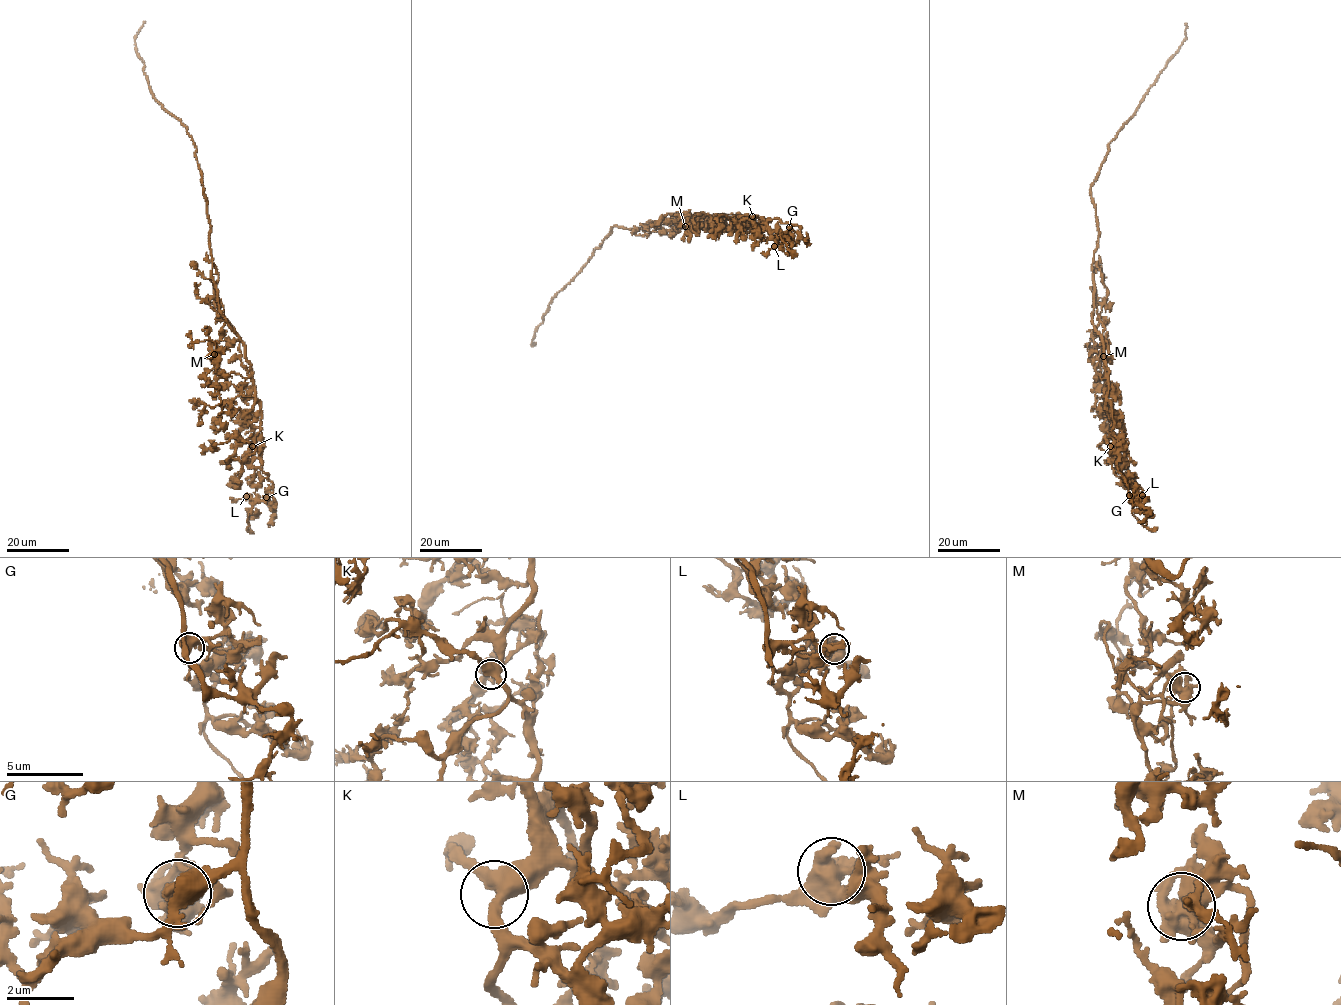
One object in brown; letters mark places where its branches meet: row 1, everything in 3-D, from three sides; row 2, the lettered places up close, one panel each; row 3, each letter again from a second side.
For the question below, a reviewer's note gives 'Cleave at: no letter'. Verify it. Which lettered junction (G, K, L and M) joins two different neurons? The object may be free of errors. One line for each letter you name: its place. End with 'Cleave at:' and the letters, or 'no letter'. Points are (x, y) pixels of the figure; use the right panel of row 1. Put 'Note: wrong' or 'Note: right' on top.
Note: right
Cleave at: no letter

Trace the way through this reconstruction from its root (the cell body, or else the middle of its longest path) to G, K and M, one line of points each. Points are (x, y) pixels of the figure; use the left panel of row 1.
G: (211, 276), (219, 311), (244, 346), (260, 406), (254, 446), (272, 484), (266, 497)
K: (211, 276), (219, 311), (244, 346), (245, 360), (260, 406), (260, 428), (252, 446)
M: (211, 276), (219, 311), (244, 346), (251, 373), (246, 378), (219, 374), (214, 354)

